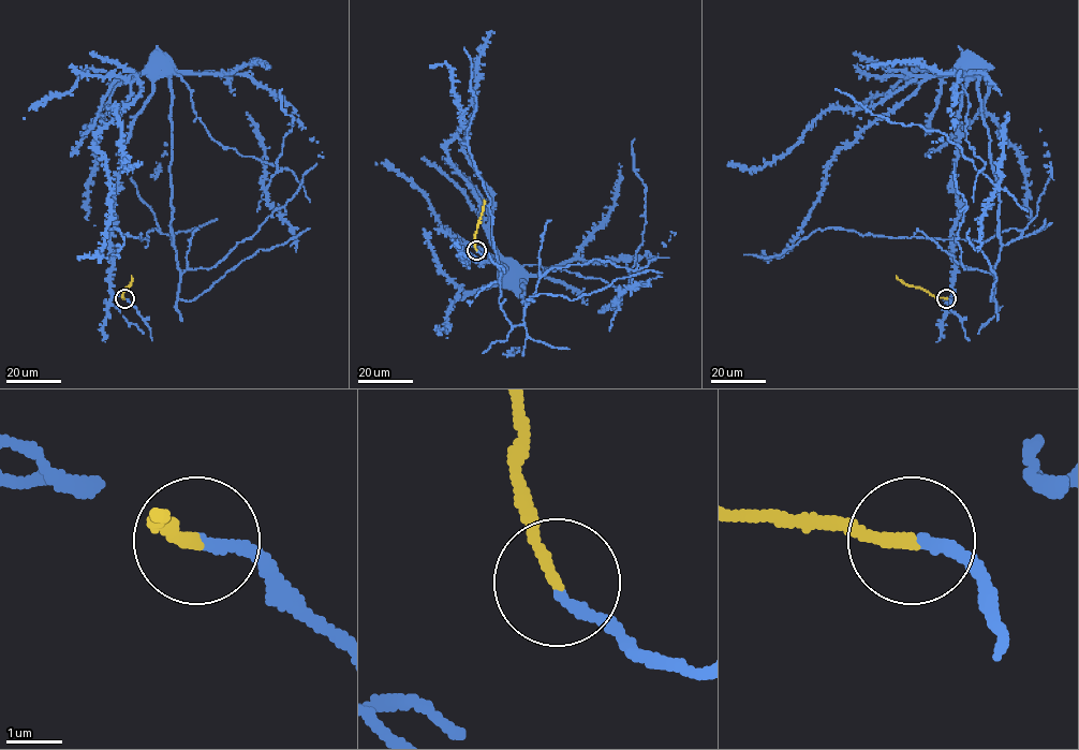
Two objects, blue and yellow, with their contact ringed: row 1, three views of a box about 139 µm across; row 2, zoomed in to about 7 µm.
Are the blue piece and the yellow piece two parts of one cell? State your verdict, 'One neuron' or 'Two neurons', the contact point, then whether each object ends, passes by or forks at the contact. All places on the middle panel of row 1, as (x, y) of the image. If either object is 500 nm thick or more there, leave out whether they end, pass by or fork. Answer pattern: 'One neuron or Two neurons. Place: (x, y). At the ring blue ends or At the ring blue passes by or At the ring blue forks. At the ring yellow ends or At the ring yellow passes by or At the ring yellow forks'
One neuron. Place: (476, 250). At the ring blue ends. At the ring yellow ends

